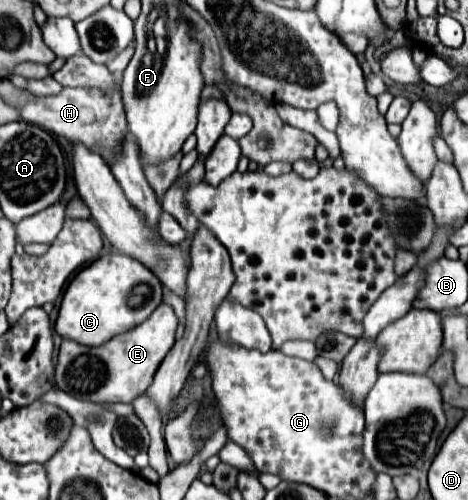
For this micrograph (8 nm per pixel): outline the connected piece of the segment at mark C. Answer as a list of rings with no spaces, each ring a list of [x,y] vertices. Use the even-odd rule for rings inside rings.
[[[122,253],[102,255],[70,281],[56,319],[56,333],[82,345],[102,345],[146,321],[162,303],[162,293],[158,277],[136,259]]]

